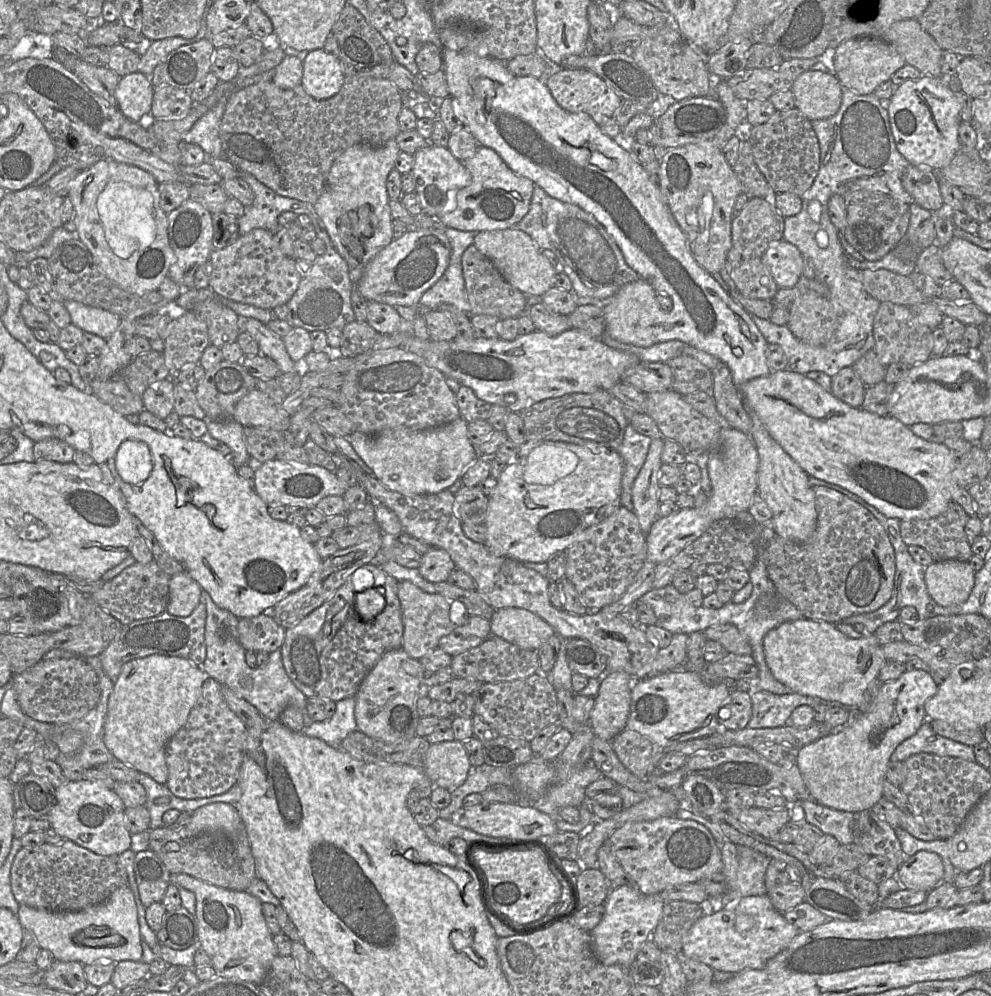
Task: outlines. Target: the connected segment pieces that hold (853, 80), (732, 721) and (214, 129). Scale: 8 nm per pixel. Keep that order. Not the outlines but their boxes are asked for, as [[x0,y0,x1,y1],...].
[[832,37,906,95],[717,688,751,730],[183,97,227,158]]

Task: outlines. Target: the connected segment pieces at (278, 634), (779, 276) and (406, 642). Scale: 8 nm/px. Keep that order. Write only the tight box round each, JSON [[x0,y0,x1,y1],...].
[[238,613,286,653],[761,239,804,288],[397,581,468,659]]

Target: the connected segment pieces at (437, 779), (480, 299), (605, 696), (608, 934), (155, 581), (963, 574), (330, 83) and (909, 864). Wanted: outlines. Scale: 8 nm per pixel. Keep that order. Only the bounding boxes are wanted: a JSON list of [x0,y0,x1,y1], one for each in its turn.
[[424,741,471,792],[461,244,527,319],[588,672,633,741],[590,884,665,971],[90,560,170,625],[925,561,975,606],[301,48,344,100],[896,851,944,892]]

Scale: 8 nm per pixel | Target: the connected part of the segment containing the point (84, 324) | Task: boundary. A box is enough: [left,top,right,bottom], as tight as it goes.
[61,300,121,340]

